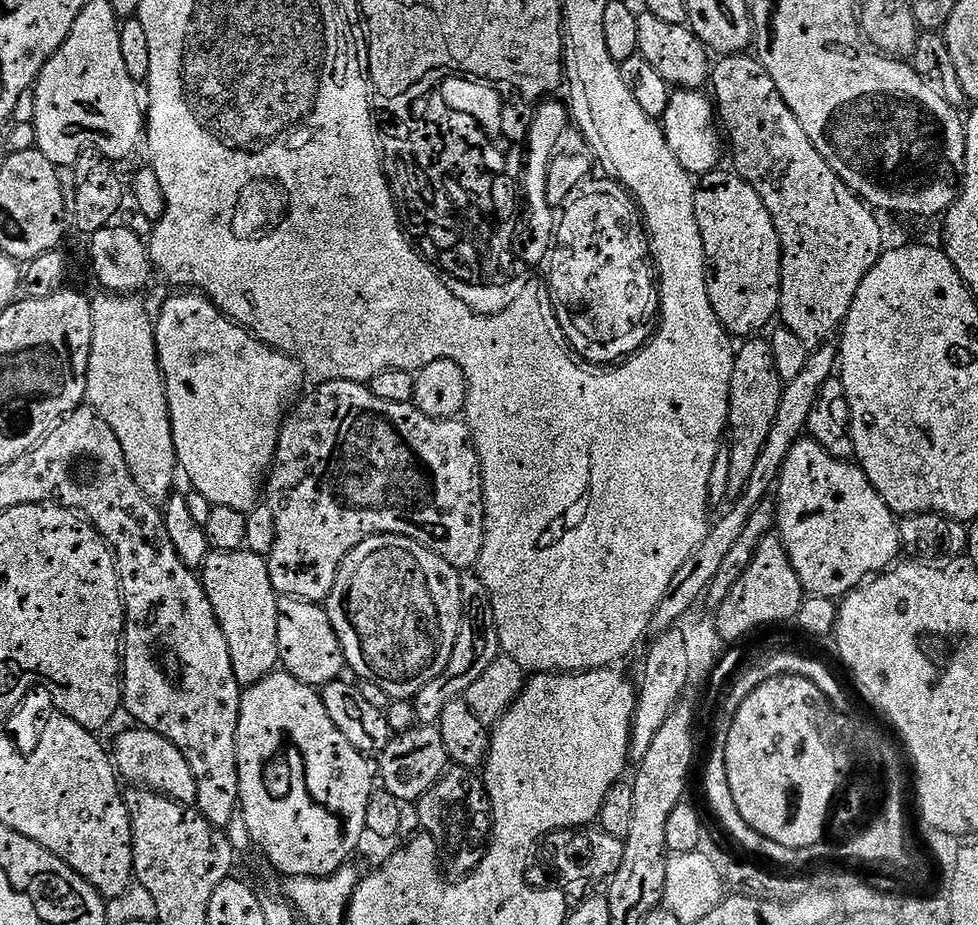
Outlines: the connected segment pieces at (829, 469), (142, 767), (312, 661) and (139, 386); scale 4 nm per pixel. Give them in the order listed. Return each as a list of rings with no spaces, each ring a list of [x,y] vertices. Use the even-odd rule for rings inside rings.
[[[808,439],[797,440],[781,466],[774,488],[775,527],[805,593],[843,598],[853,588],[861,587],[873,574],[879,574],[897,563],[896,555],[902,552],[900,524],[860,467],[836,460],[840,458],[825,450],[819,440]]]
[[[131,726],[116,740],[116,752],[114,748],[114,763],[116,771],[125,781],[136,786],[147,786],[153,792],[161,792],[171,800],[189,806],[195,805],[198,794],[198,782],[194,782],[194,770],[190,770],[190,762],[182,758],[182,750],[174,746],[162,734],[152,732],[148,728]]]
[[[280,596],[277,602],[277,650],[279,663],[283,671],[289,672],[294,678],[298,678],[303,684],[323,686],[341,675],[345,671],[344,644],[328,617],[329,609],[311,600],[303,600],[300,596]]]
[[[103,294],[92,300],[92,345],[88,359],[87,403],[114,430],[126,458],[126,466],[132,471],[134,482],[154,502],[163,502],[173,495],[172,483],[178,476],[176,447],[172,437],[172,423],[168,400],[164,397],[164,378],[156,359],[156,334],[153,321],[148,320],[144,308],[132,294]]]

